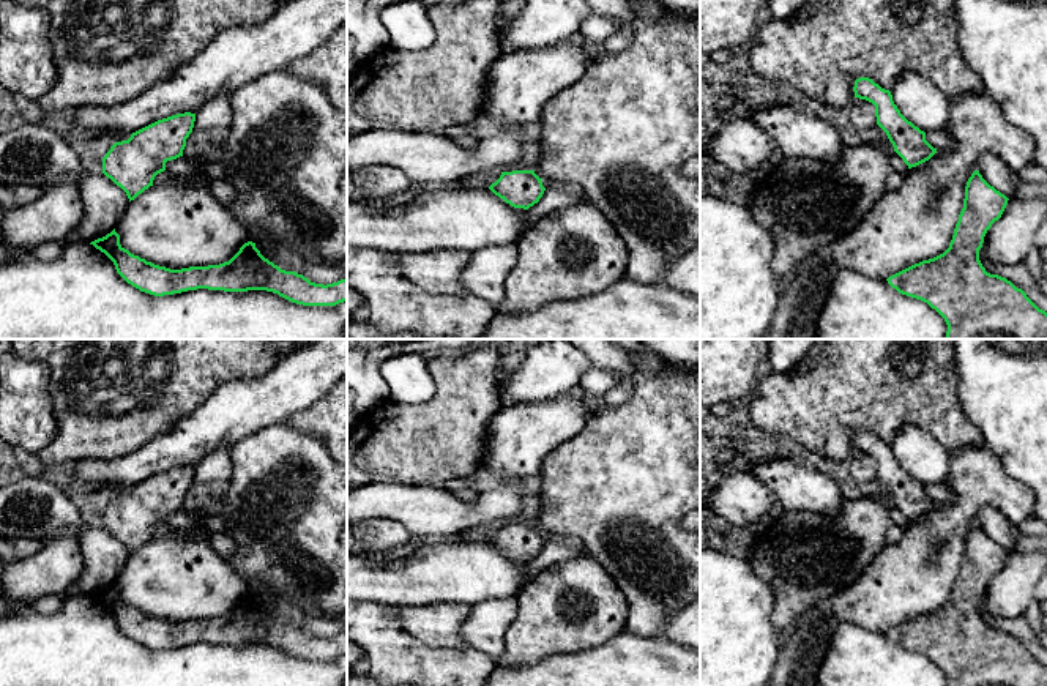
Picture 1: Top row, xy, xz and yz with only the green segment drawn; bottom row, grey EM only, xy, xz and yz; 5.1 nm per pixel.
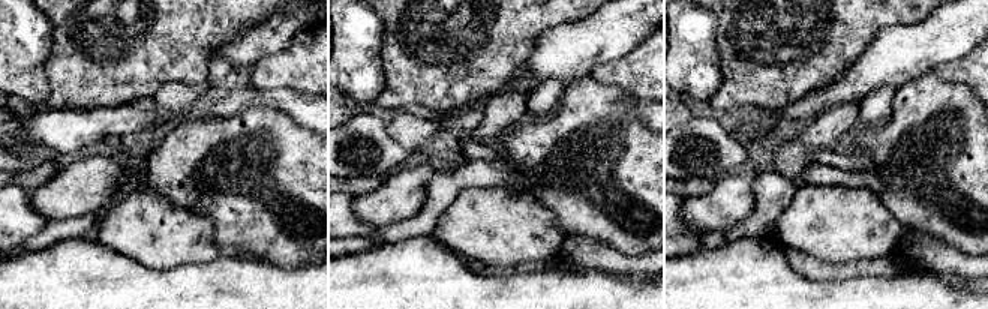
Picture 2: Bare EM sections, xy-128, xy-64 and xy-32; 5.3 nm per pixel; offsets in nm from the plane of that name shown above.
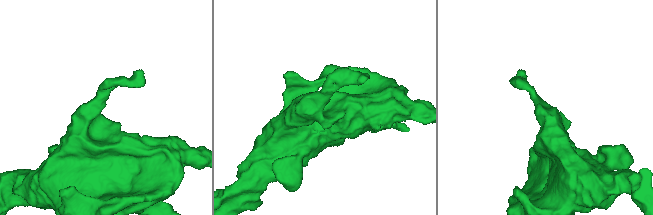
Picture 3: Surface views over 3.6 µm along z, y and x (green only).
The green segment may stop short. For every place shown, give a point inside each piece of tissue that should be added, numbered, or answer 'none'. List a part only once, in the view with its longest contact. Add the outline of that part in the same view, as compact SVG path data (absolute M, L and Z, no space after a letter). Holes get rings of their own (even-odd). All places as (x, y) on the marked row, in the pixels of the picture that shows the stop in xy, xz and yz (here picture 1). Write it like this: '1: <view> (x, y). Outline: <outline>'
none

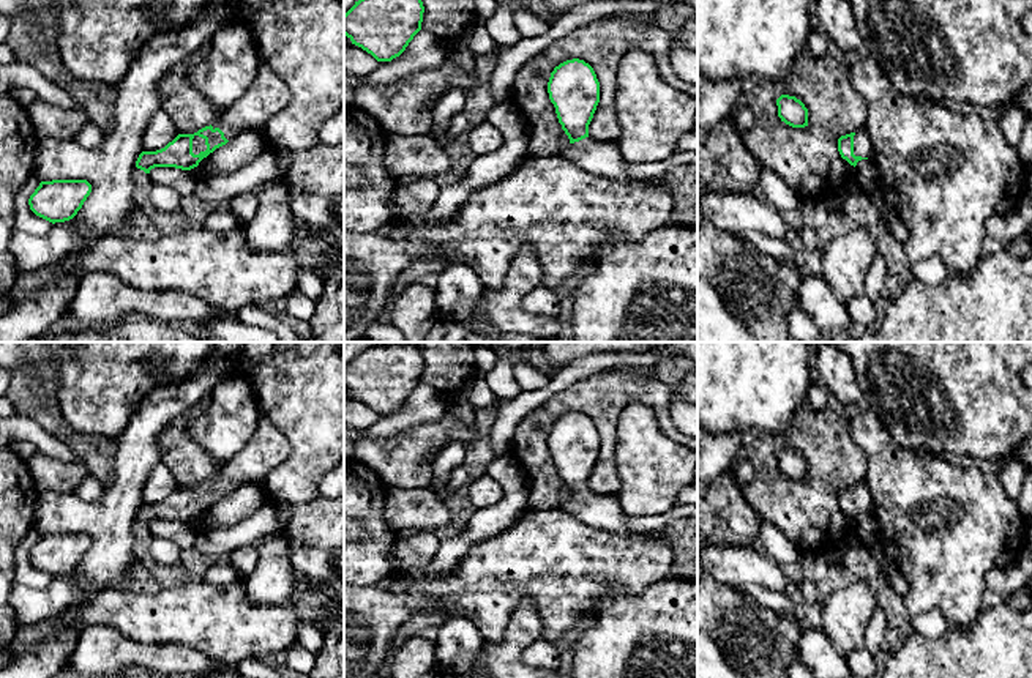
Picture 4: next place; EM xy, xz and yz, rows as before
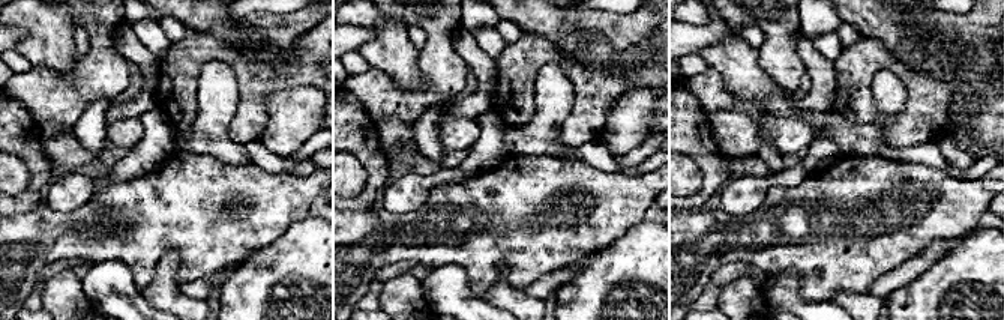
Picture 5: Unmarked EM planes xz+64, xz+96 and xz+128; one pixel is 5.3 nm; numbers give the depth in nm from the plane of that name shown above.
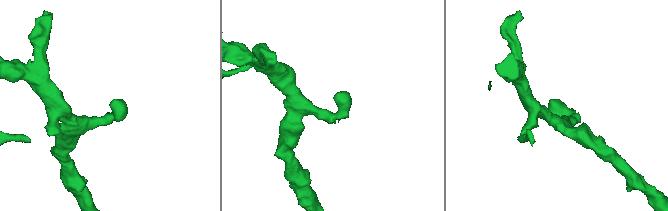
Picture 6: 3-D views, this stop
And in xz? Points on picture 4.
1: xz (602, 158). Outline: M590 136L566 145L559 151L589 173L601 175L609 180L631 181L628 161L622 155L619 140L598 142Z

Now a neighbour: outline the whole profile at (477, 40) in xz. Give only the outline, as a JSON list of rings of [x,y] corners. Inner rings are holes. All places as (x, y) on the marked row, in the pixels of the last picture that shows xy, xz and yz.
[[[478,17],[467,32],[467,35],[462,38],[462,41],[472,50],[473,55],[489,55],[500,50],[500,47],[488,33],[484,20]]]

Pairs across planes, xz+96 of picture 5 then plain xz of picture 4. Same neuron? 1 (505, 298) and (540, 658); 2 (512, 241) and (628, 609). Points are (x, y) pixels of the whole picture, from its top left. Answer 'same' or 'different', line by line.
1: different
2: different

